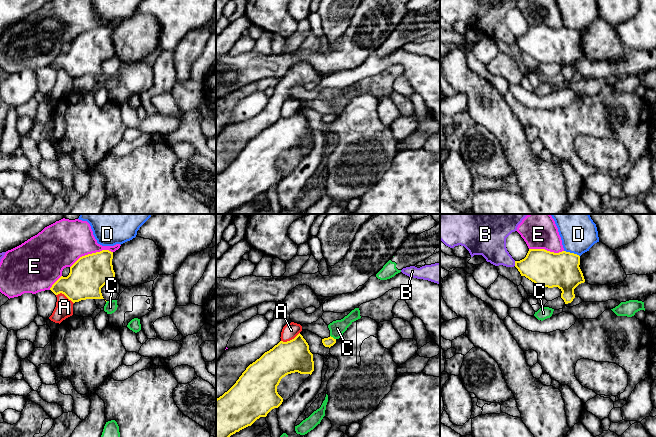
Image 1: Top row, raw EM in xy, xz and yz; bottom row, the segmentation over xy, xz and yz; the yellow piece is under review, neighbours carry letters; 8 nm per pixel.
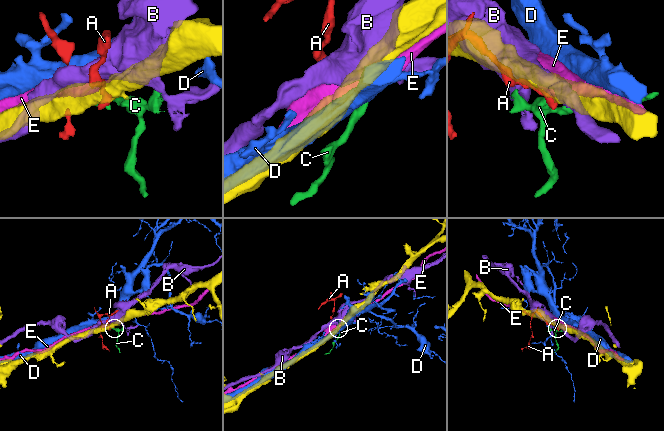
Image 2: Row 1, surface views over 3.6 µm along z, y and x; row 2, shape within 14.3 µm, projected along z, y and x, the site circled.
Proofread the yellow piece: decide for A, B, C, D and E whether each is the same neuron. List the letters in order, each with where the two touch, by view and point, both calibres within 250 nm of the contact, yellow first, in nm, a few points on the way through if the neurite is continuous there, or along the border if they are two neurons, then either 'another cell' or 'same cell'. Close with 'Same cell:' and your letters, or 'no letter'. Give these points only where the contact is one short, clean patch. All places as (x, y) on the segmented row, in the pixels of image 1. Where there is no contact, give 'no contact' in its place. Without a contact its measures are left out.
A: xz (290, 340) | 260/120 nm | along xz (299, 332), (293, 338), (281, 341) | another cell
B: yz (515, 263) | 280/240 nm | another cell
C: xz (332, 337) | 80/120 nm | along xz (330, 335), (335, 339) | another cell
D: yz (572, 253) | 280/300 nm | another cell
E: xy (92, 253) | 300/360 nm | another cell
Same cell: no letter

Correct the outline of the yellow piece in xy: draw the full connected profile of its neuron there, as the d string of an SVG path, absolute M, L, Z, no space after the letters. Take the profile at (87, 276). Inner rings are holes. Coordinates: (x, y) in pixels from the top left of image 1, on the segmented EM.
M102 250L100 252L88 254L80 257L71 267L67 277L61 276L50 288L58 295L64 294L73 303L86 299L104 299L101 288L112 281L116 280L115 272L112 265L113 252Z

